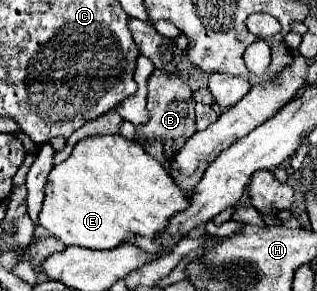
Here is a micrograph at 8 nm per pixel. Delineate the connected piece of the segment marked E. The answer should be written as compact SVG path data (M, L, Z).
M120 134L90 136L80 140L72 154L48 174L44 186L44 206L38 214L38 224L46 228L54 238L62 240L66 246L82 246L94 250L110 250L126 240L134 240L146 252L156 252L154 234L162 232L168 218L188 206L188 198L178 190L168 170L158 164L150 154L144 152L134 140L126 140Z

